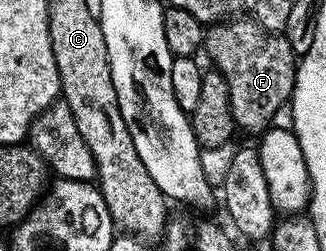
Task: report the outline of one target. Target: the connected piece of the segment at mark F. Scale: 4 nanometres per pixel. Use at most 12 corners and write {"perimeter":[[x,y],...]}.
{"perimeter":[[250,16],[206,31],[240,131],[262,135],[295,91],[286,34]]}

